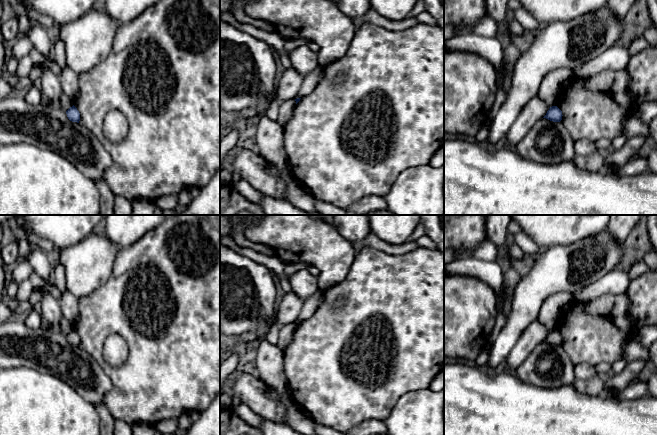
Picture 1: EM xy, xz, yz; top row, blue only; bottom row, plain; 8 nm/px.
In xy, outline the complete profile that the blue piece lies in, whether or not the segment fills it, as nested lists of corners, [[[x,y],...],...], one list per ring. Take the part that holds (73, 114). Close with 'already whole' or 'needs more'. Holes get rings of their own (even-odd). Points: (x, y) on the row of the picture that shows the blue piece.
[[[74,105],[66,111],[66,114],[70,121],[79,123],[80,113]]] | already whole

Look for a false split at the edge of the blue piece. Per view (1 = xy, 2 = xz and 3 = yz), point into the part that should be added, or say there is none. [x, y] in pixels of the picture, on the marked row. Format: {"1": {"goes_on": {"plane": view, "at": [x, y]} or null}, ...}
{"1": {"goes_on": null}, "2": {"goes_on": null}, "3": {"goes_on": null}}

